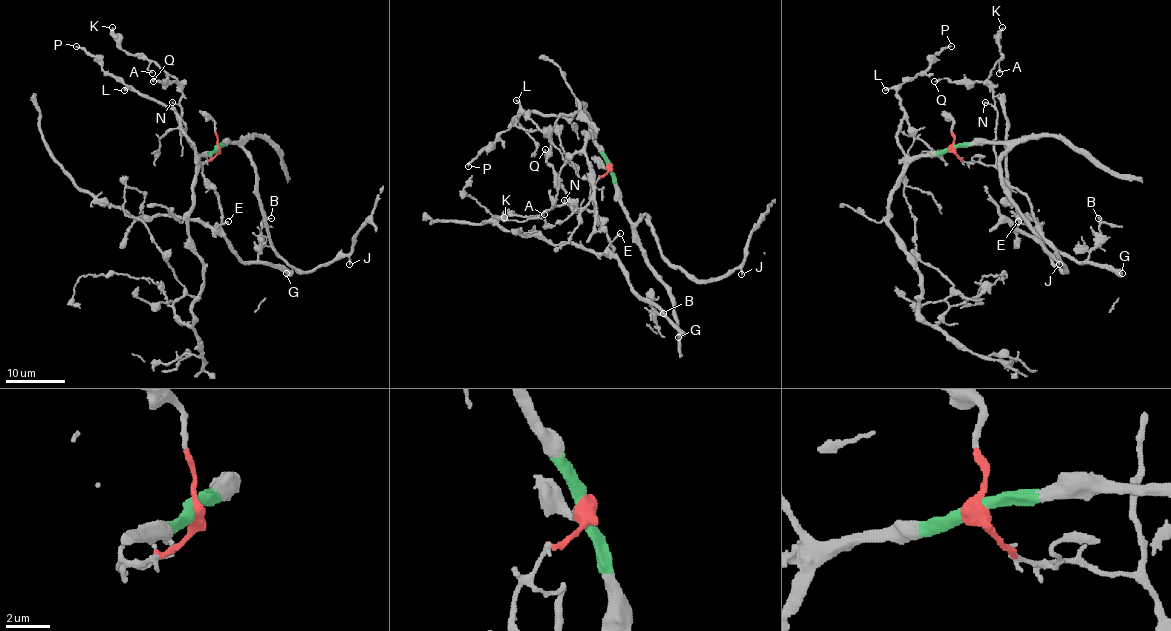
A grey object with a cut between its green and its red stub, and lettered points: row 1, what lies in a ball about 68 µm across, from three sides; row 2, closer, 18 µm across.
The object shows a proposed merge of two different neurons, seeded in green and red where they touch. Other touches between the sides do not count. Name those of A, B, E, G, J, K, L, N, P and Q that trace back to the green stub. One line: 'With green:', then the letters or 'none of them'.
With green: J, L, P

